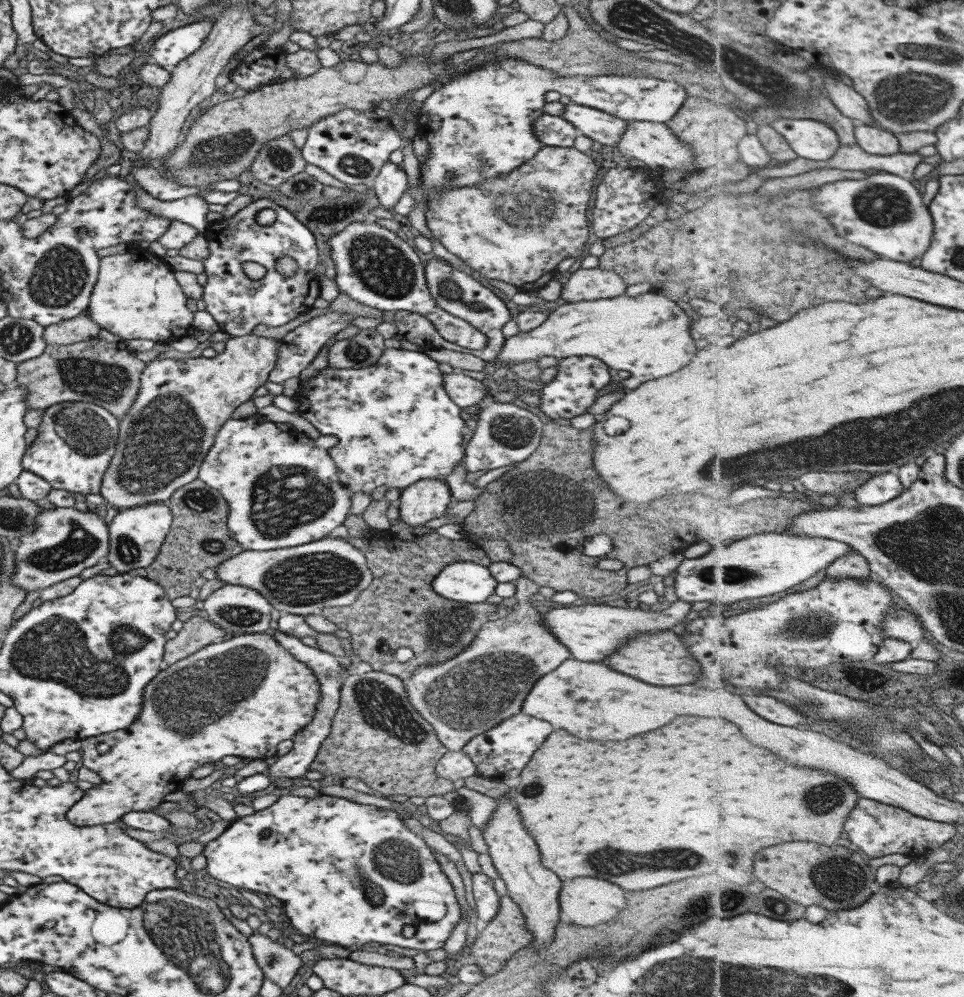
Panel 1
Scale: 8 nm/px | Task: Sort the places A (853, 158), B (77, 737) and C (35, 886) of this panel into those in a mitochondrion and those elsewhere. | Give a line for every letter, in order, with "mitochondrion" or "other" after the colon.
A: other
B: other
C: other

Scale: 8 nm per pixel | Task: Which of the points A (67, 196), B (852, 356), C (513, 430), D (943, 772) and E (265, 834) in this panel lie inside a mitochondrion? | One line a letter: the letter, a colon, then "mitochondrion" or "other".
A: other
B: other
C: mitochondrion
D: other
E: other

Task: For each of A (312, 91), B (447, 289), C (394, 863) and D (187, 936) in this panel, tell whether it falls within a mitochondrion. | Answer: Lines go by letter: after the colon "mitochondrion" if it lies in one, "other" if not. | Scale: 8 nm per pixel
A: other
B: mitochondrion
C: mitochondrion
D: mitochondrion

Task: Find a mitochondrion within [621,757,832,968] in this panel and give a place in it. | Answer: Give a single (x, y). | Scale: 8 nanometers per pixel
(694, 909)

